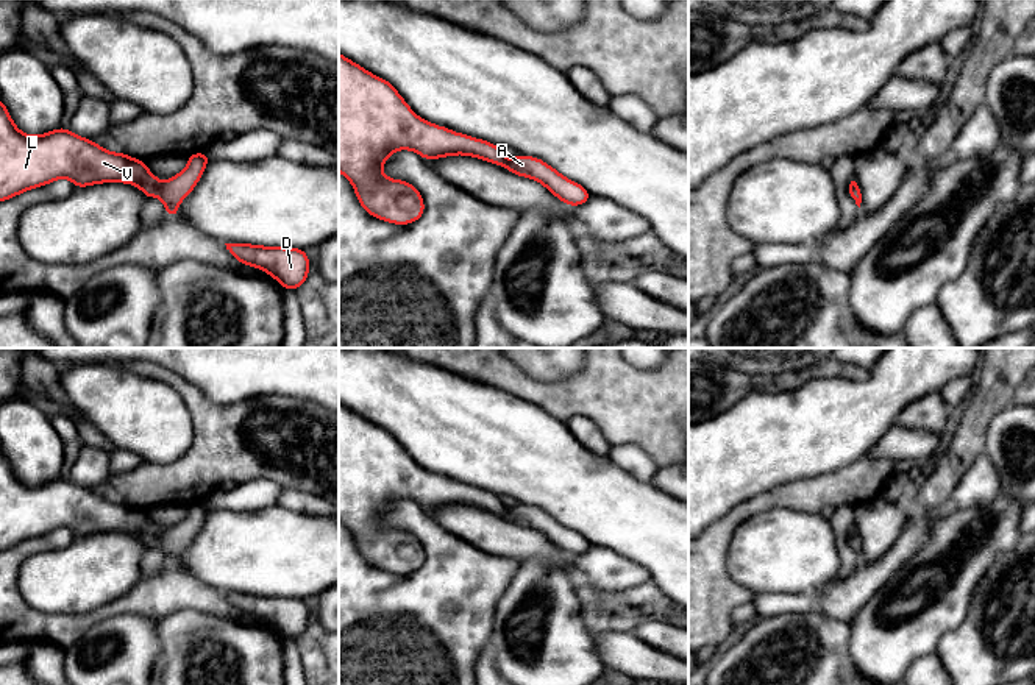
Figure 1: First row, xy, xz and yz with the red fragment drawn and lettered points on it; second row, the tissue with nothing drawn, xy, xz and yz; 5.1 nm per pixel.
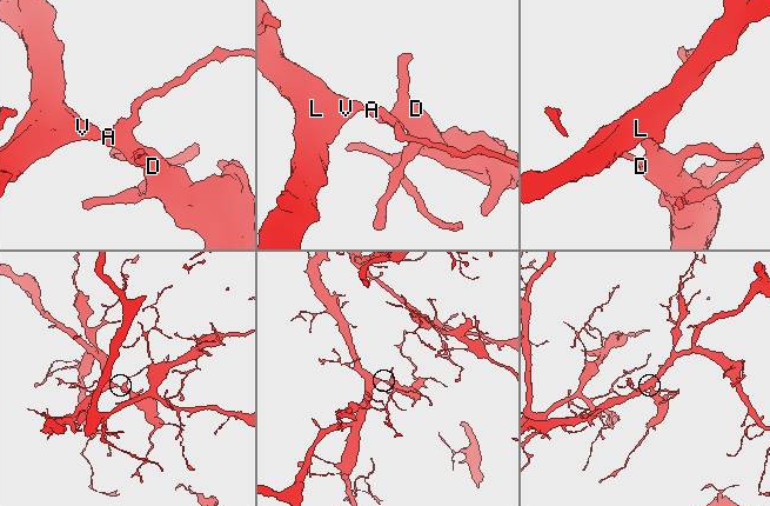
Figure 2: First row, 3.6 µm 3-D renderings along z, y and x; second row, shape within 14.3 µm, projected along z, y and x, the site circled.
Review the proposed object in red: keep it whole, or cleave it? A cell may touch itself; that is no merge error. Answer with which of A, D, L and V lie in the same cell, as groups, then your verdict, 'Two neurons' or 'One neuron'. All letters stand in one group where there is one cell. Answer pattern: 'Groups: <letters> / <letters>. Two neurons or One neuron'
Groups: A D L V. One neuron

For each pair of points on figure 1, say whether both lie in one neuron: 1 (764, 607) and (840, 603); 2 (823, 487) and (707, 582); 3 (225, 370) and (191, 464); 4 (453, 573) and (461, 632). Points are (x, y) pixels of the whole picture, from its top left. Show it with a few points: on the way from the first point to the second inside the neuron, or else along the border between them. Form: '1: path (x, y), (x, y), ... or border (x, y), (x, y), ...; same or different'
1: border (814, 595), (815, 607); different
2: path (786, 496), (745, 509), (712, 545); same
3: border (186, 378), (220, 404), (233, 404), (250, 398); different
4: path (456, 587), (456, 596), (465, 607), (461, 618); same

